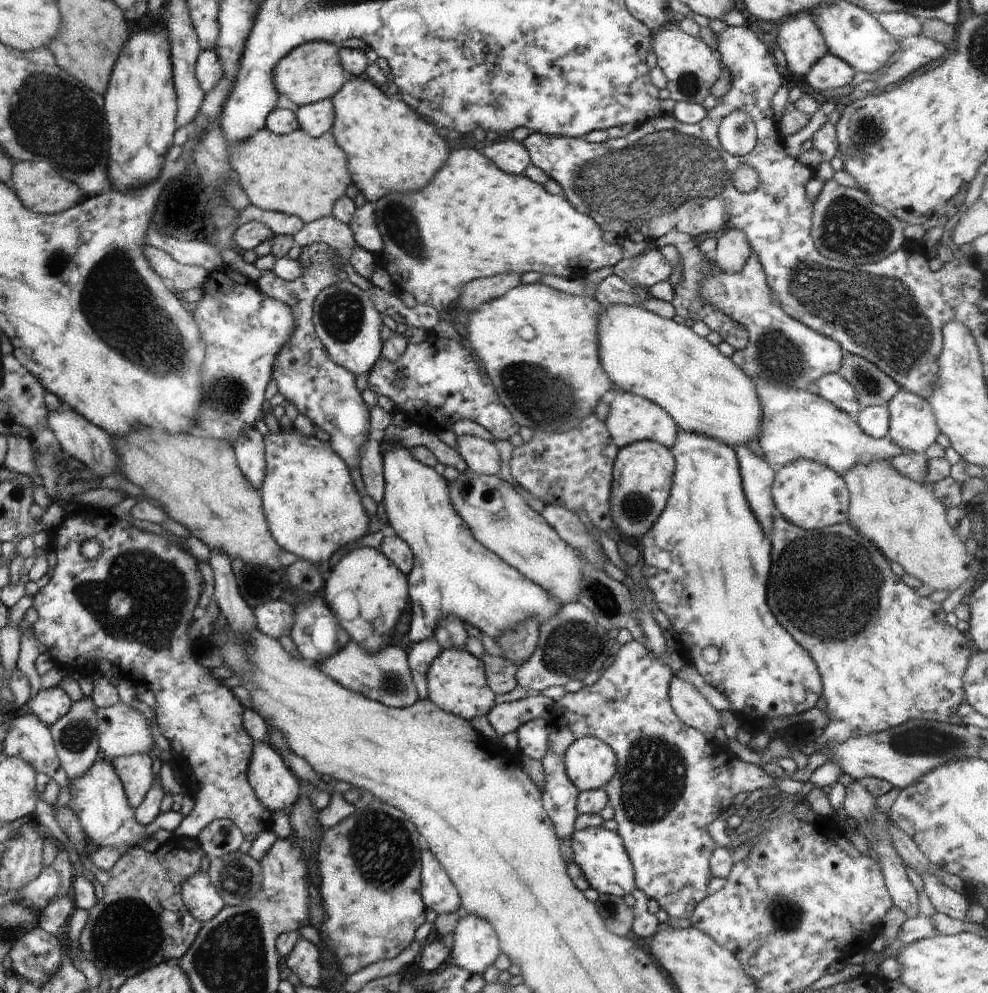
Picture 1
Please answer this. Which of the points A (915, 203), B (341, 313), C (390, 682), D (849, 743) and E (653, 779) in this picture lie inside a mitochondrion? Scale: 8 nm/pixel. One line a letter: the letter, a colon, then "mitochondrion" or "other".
A: other
B: mitochondrion
C: mitochondrion
D: other
E: mitochondrion

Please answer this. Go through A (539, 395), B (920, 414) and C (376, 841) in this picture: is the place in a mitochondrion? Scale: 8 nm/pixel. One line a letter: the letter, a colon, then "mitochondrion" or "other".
A: mitochondrion
B: other
C: mitochondrion

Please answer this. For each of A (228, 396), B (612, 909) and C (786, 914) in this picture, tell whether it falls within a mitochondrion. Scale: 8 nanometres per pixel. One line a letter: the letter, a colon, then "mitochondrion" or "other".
A: mitochondrion
B: mitochondrion
C: mitochondrion

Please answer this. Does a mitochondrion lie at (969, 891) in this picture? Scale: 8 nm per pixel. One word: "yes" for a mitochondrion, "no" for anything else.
no

